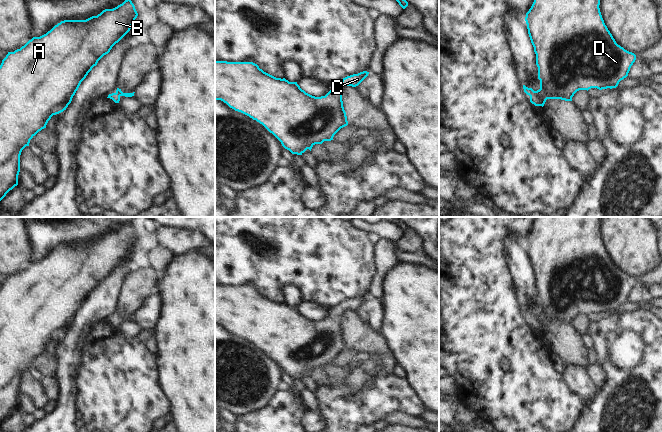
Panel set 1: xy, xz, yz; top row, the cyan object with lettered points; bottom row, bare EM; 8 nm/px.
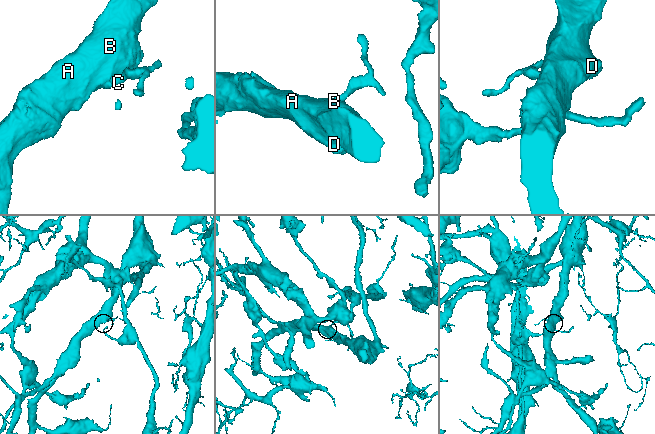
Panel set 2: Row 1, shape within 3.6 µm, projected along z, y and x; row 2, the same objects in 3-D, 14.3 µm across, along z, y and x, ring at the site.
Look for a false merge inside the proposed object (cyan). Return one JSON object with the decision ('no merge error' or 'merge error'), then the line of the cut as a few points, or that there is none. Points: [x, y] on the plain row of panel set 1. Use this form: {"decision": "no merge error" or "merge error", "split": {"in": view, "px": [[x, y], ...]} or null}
{"decision": "no merge error", "split": null}

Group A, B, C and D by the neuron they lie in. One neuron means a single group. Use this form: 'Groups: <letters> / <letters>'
Groups: A B C D

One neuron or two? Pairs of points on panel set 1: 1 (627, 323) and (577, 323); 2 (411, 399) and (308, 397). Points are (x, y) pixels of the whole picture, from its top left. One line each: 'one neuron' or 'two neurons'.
1: two neurons
2: two neurons

